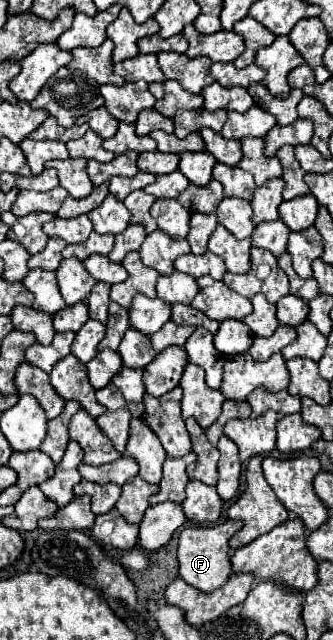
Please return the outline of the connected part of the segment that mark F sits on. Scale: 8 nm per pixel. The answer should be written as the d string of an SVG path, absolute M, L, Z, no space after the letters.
M226 520L212 528L184 528L180 532L178 540L178 562L180 562L180 578L186 580L190 586L212 592L220 586L224 586L232 574L232 562L230 562L230 546L228 540L242 528L240 520Z

